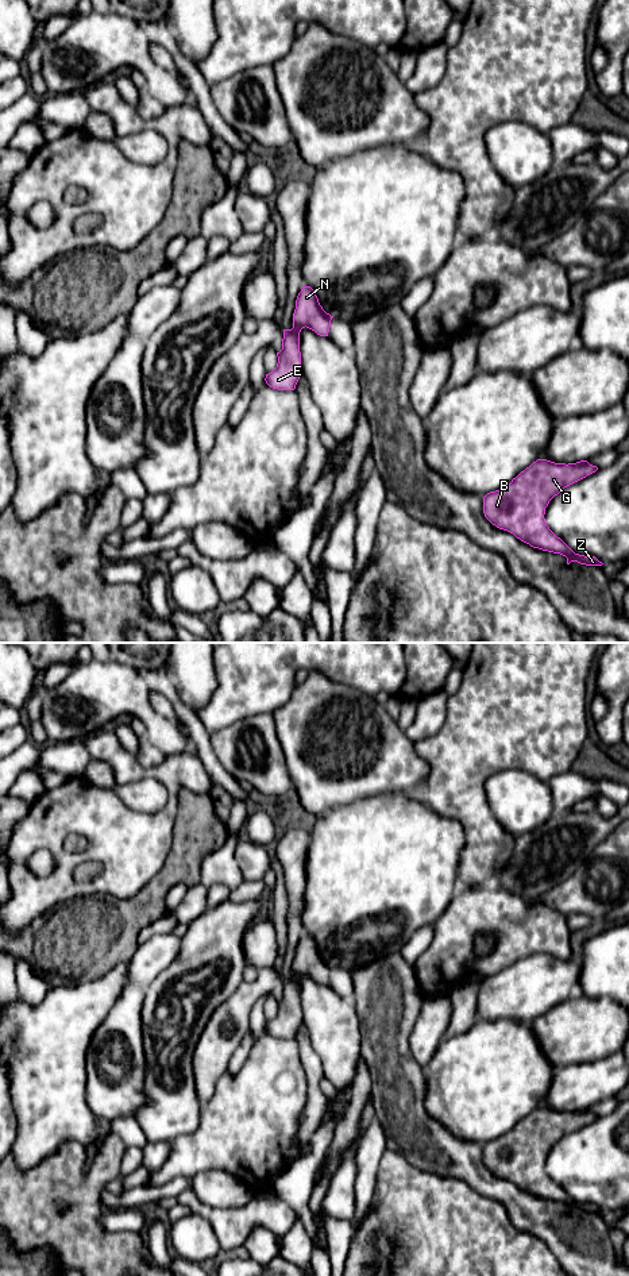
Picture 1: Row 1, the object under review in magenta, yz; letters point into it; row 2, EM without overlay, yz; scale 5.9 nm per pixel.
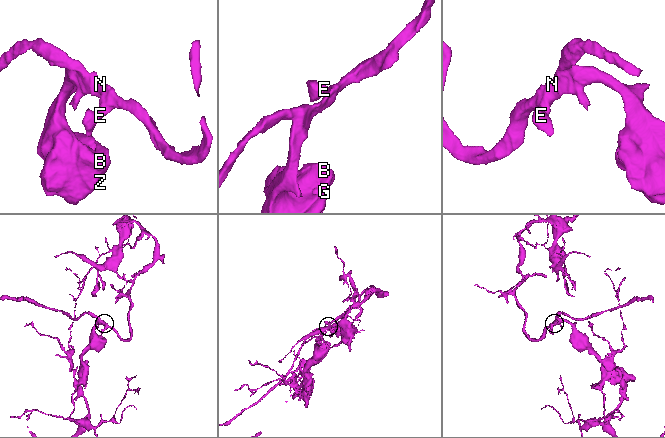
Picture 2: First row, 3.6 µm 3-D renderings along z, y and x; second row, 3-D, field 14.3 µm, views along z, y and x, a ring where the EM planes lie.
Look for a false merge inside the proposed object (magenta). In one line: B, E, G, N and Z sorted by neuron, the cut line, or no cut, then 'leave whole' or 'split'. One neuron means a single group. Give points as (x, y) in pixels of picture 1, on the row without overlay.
groups B E G N Z; cut none; leave whole

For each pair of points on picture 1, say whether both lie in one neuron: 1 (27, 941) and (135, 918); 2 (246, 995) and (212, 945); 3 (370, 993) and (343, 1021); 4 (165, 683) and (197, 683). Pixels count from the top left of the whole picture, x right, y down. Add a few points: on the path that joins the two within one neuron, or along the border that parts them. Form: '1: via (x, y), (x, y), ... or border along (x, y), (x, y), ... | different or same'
1: via (54, 941), (85, 939), (96, 932), (108, 929) | same
2: border along (242, 980), (239, 987), (217, 1007) | different
3: border along (351, 1001), (359, 1021), (361, 1040) | different
4: border along (163, 670), (177, 697), (190, 709) | different

